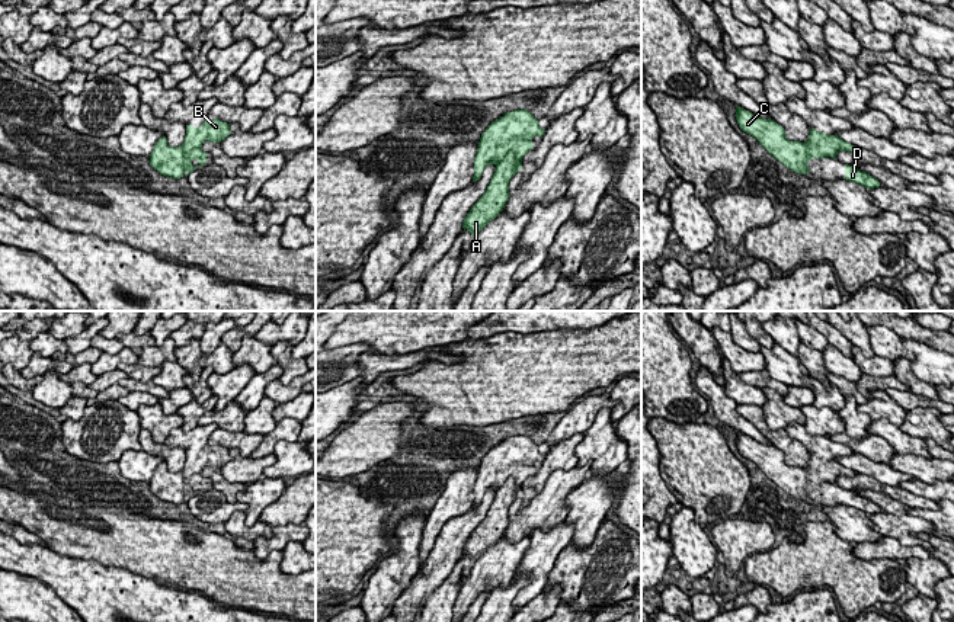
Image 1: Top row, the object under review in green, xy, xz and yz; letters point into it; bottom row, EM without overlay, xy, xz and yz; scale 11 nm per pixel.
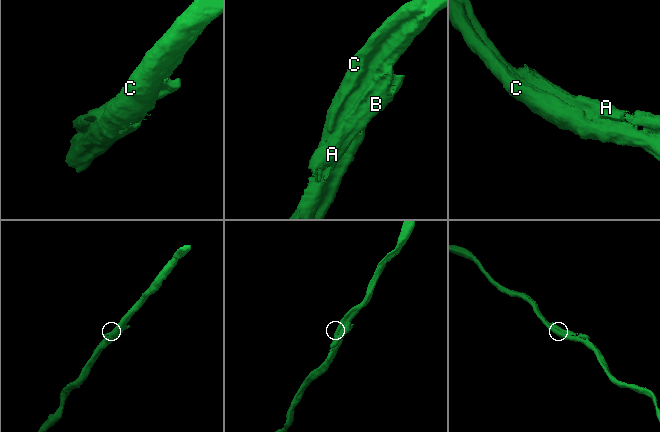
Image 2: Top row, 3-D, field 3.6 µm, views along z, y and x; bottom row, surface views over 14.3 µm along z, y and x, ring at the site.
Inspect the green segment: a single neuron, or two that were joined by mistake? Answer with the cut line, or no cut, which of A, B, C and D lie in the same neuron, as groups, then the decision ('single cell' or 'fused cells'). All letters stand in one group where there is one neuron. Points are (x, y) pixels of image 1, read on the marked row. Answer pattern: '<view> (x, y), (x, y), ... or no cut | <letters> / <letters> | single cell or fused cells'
xz (531, 137), (522, 135), (496, 164) | A B / C D | fused cells

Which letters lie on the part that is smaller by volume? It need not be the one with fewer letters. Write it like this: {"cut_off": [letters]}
{"cut_off": ["A", "B"]}

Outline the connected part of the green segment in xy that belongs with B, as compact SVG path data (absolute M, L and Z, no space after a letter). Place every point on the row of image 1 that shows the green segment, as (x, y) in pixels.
M207 119L199 128L186 125L186 135L182 144L185 153L186 177L196 169L204 167L208 153L201 147L205 141L221 142L231 134L230 124L220 119Z

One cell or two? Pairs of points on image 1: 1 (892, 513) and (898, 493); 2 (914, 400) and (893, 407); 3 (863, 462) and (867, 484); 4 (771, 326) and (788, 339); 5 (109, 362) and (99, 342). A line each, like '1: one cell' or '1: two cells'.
1: two cells
2: two cells
3: two cells
4: one cell
5: two cells

